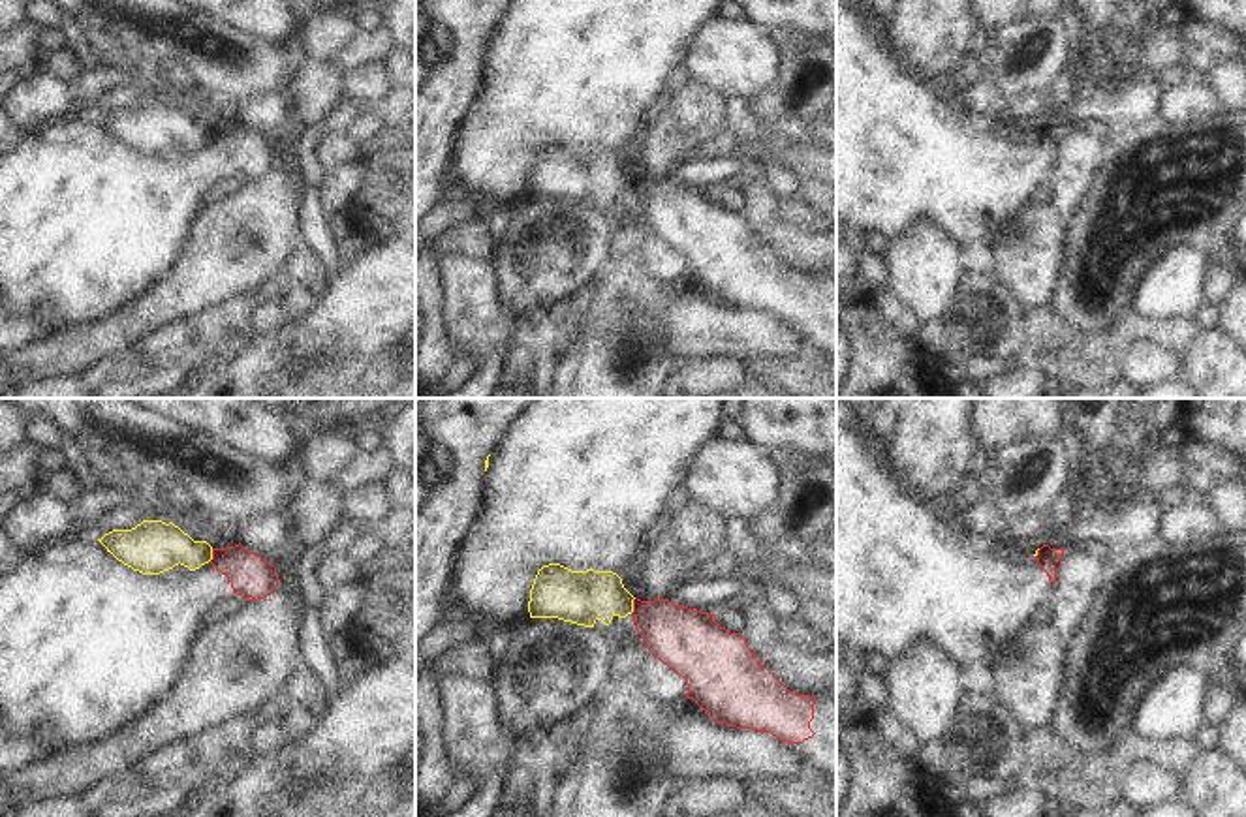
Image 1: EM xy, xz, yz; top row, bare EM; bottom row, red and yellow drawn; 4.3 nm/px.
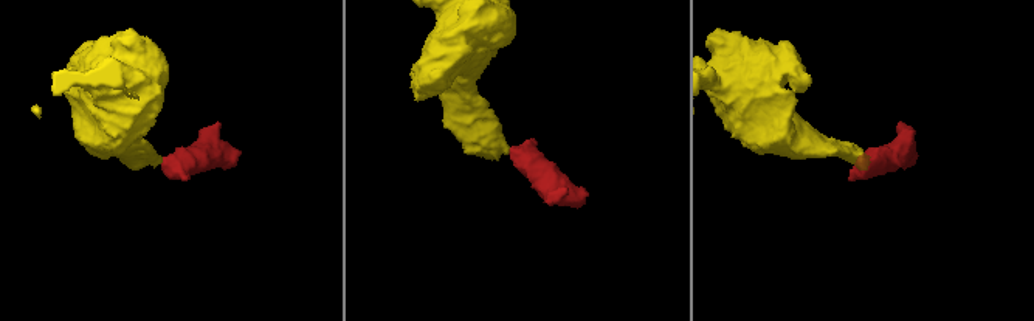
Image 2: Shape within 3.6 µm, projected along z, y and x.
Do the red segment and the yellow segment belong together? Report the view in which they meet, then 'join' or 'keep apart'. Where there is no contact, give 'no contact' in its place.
contact in xz; keep apart

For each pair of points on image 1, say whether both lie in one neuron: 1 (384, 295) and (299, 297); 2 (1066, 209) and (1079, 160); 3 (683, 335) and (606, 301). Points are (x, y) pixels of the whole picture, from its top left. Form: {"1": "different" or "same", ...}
{"1": "different", "2": "same", "3": "different"}

